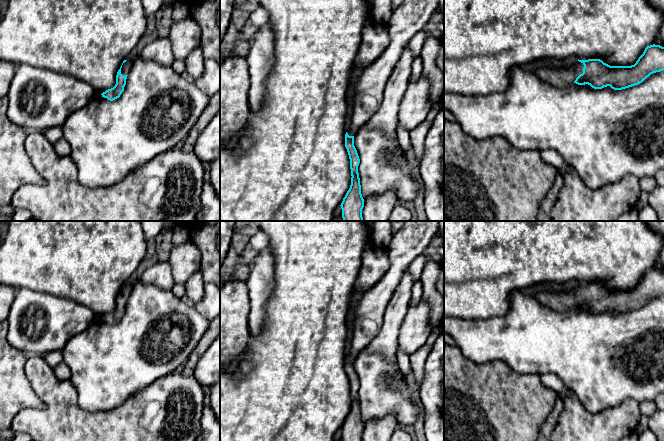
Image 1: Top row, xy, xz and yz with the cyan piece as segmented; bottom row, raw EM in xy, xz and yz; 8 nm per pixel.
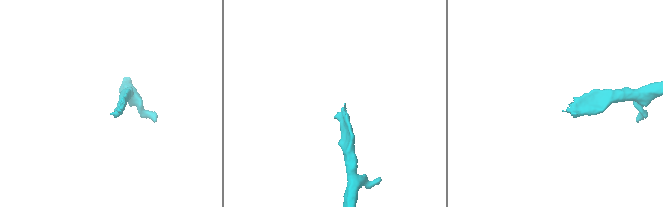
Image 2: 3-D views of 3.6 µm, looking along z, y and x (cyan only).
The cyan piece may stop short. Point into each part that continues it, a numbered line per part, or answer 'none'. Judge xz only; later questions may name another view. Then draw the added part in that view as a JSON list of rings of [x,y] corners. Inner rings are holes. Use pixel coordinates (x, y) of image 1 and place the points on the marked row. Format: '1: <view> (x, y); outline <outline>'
1: xz (411, 16); outline [[[403,0],[387,25],[390,43],[361,74],[353,93],[352,116],[347,133],[354,136],[368,123],[382,103],[386,83],[404,48],[429,22],[439,0]]]

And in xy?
1: xy (126, 67); outline [[[129,60],[123,63],[122,68],[121,68],[121,74],[123,76],[128,75],[129,71],[131,70],[132,65],[133,65],[133,61],[129,61]]]

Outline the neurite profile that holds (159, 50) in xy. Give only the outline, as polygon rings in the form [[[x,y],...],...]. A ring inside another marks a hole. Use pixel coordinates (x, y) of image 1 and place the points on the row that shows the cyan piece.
[[[168,36],[156,37],[143,48],[140,56],[163,66],[172,66],[175,60],[172,53],[172,44]]]

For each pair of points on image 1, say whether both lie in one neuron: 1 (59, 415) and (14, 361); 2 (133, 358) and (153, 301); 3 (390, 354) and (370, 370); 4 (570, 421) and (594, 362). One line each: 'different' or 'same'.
1: different
2: same
3: different
4: different

